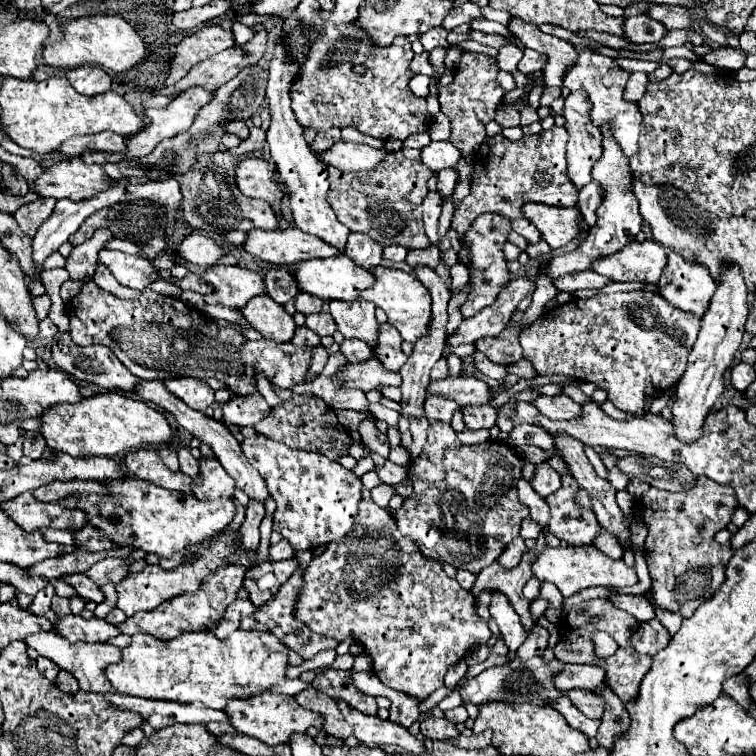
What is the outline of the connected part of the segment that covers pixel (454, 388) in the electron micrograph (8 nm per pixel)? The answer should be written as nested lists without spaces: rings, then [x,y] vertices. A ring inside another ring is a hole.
[[[453,377],[453,379],[439,379],[431,381],[431,387],[427,389],[429,395],[447,395],[449,399],[455,399],[461,407],[465,405],[489,405],[493,401],[491,387],[475,377]]]

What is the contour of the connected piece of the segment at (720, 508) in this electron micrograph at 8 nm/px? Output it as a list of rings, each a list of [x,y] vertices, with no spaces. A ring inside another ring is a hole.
[[[707,477],[695,479],[689,491],[661,491],[651,487],[643,495],[633,499],[633,511],[639,521],[647,525],[647,567],[653,579],[651,595],[657,607],[665,611],[691,617],[693,611],[703,605],[725,579],[725,567],[733,557],[733,551],[715,541],[715,533],[731,523],[731,515],[737,507],[735,491],[723,487]]]

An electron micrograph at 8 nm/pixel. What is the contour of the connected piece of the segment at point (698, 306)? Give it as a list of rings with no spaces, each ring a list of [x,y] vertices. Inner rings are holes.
[[[673,249],[669,251],[669,265],[659,287],[663,287],[661,295],[667,297],[671,305],[699,317],[715,293],[715,281],[711,279],[709,269],[703,263],[687,261]]]

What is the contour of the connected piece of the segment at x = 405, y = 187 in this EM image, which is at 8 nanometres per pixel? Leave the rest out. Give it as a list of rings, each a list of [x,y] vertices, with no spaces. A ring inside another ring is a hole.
[[[401,149],[389,153],[387,159],[375,171],[345,173],[335,167],[329,167],[329,203],[337,219],[351,231],[361,231],[379,239],[379,245],[403,245],[411,249],[431,247],[429,237],[425,235],[421,219],[421,201],[427,195],[427,179],[433,177],[427,165],[421,161],[419,149]]]

